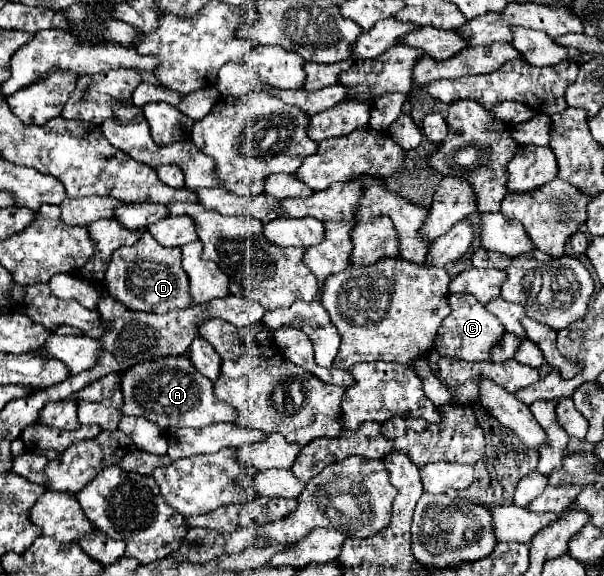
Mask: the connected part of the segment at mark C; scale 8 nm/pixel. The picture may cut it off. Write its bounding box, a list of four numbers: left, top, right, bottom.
[434,295,504,361]

